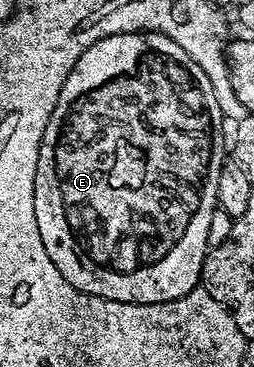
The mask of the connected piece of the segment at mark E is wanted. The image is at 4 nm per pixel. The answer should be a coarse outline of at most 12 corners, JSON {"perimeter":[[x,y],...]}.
{"perimeter":[[103,37],[47,121],[47,257],[124,303],[200,284],[227,158],[207,73]]}

